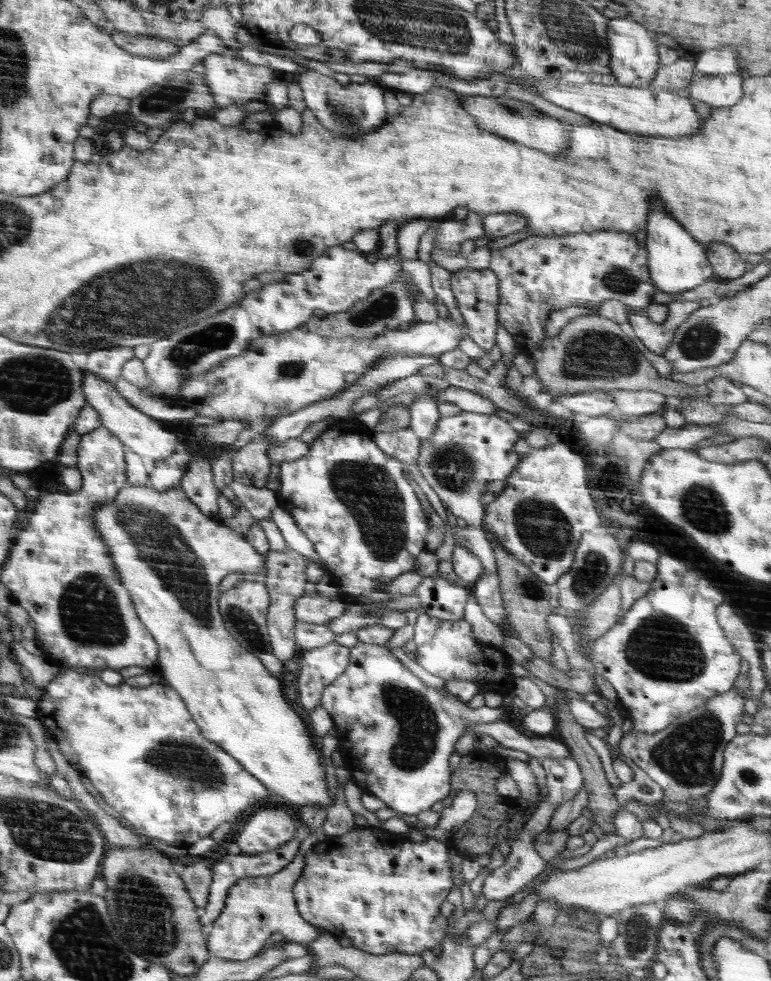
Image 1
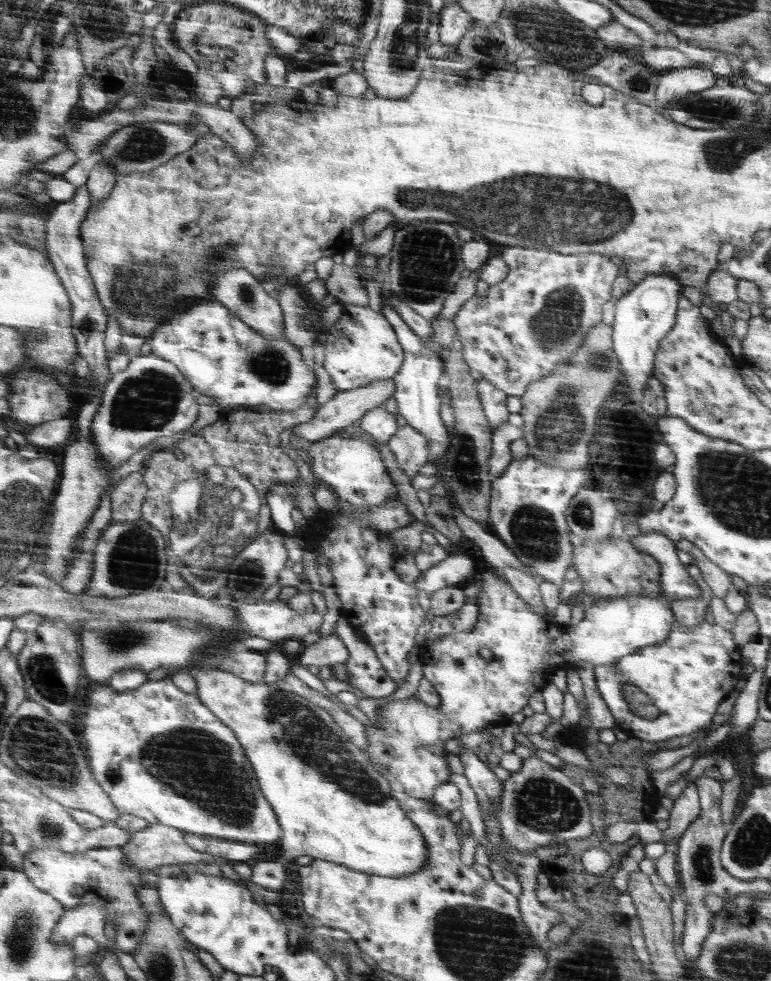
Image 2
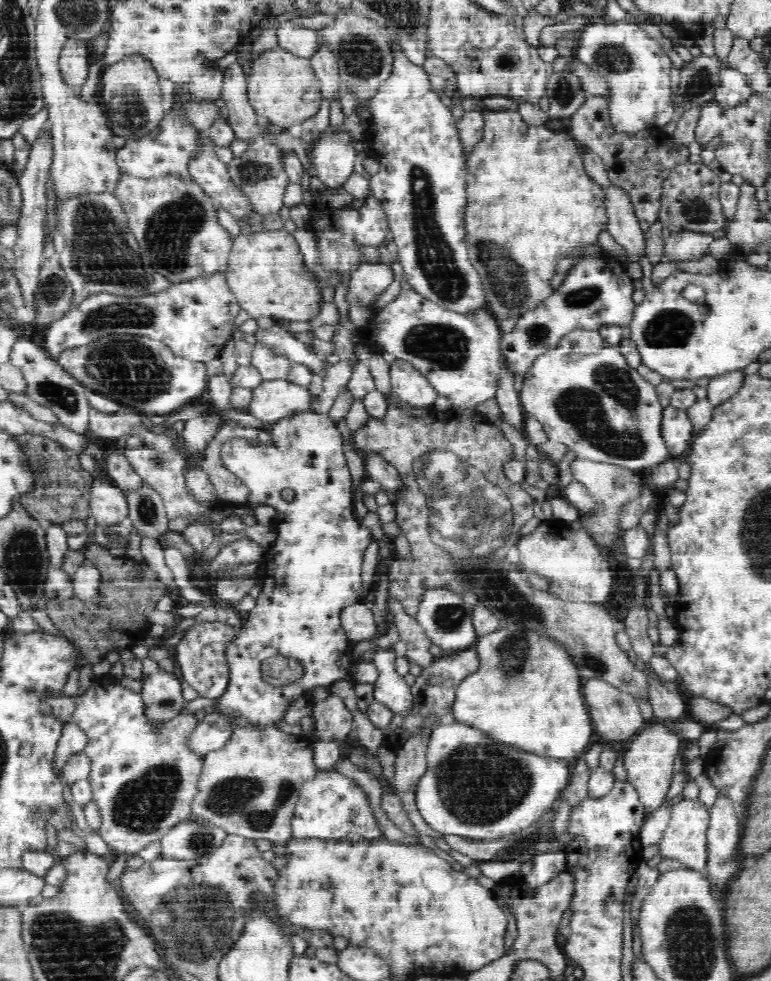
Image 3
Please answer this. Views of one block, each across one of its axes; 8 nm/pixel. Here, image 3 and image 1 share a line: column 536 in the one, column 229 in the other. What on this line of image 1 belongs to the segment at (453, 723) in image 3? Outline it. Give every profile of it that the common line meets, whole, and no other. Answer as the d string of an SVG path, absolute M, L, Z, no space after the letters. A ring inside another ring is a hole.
M62 668L62 674L48 686L45 694L41 697L38 712L39 720L46 727L46 734L49 734L52 740L60 742L59 747L64 756L84 777L92 781L110 807L132 822L135 830L138 828L136 831L140 835L163 840L170 845L187 845L189 847L212 835L225 822L233 822L234 818L244 814L242 808L262 804L270 796L265 783L250 774L250 771L247 771L229 751L224 750L220 745L206 738L202 733L202 727L197 723L197 719L193 717L185 698L170 684L165 686L164 684L154 683L152 686L134 687L124 680L120 685L110 686L110 684L106 684L102 680L99 673L80 674L80 672L74 672L72 669L65 670Z

